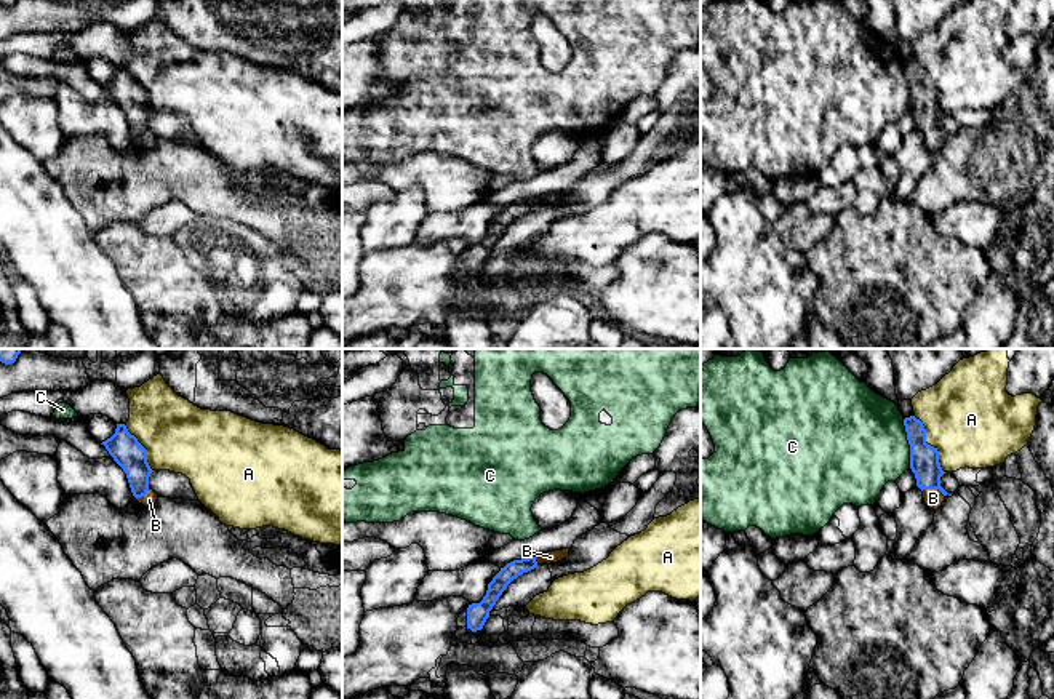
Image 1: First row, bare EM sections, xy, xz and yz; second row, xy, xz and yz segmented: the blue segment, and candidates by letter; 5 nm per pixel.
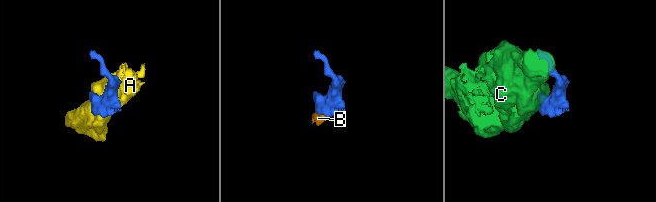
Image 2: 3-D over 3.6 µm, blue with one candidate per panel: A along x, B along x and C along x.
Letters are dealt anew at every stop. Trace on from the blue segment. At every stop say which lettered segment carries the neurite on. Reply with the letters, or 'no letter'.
B

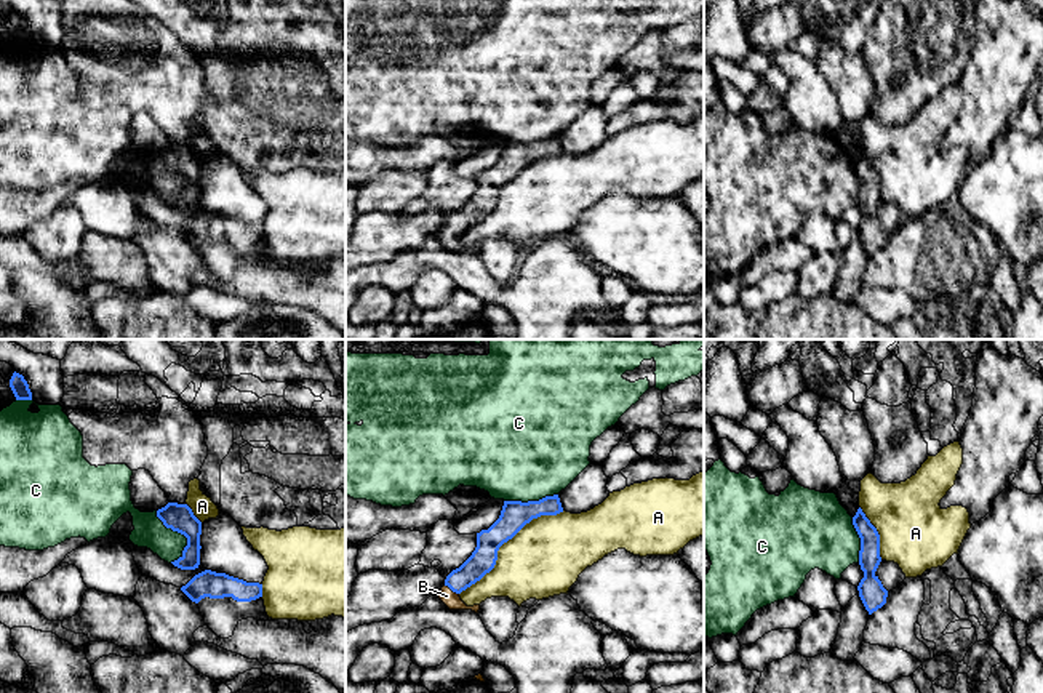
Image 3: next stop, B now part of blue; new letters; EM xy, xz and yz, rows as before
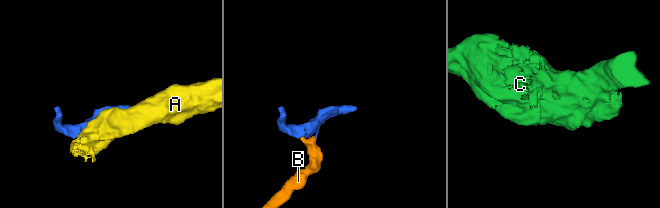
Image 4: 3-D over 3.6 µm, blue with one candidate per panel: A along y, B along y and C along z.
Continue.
B

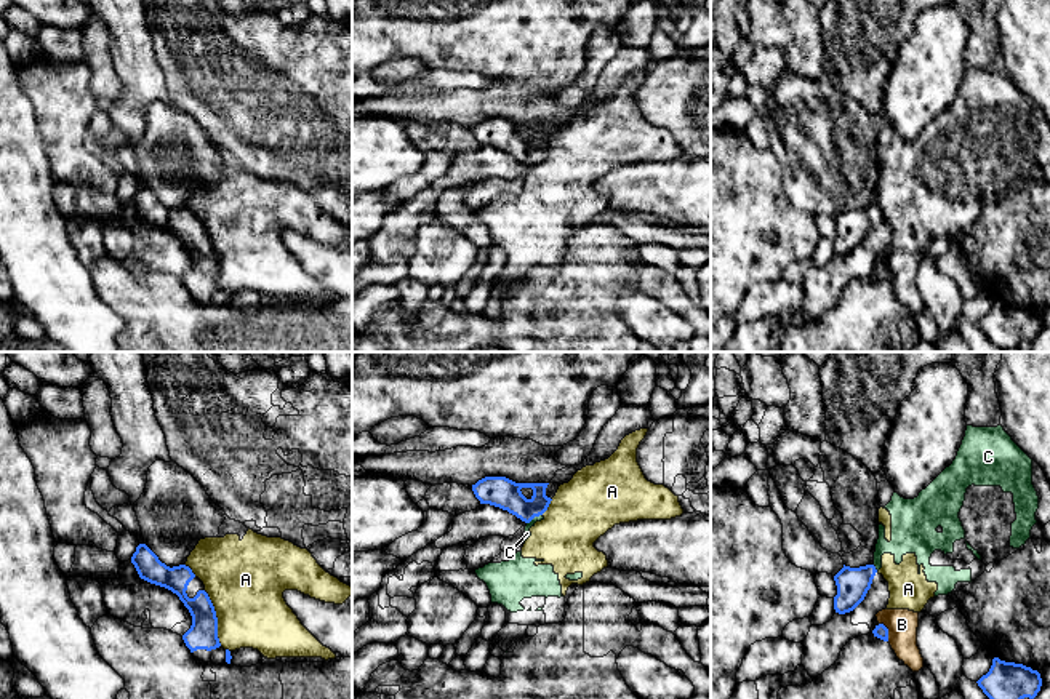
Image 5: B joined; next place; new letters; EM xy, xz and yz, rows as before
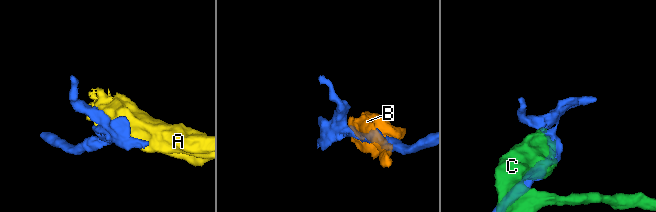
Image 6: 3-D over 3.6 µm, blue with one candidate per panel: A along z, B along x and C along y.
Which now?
no letter

